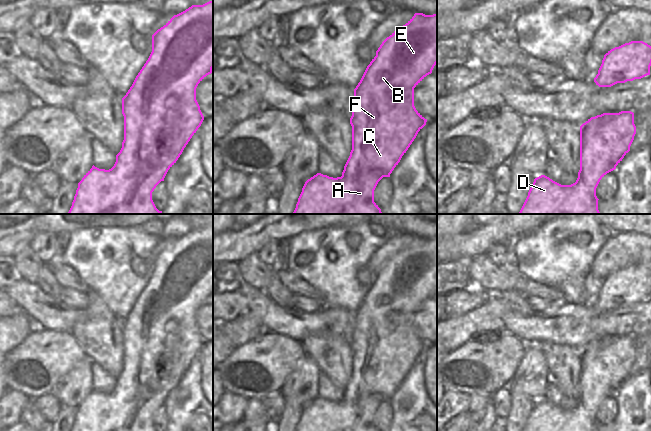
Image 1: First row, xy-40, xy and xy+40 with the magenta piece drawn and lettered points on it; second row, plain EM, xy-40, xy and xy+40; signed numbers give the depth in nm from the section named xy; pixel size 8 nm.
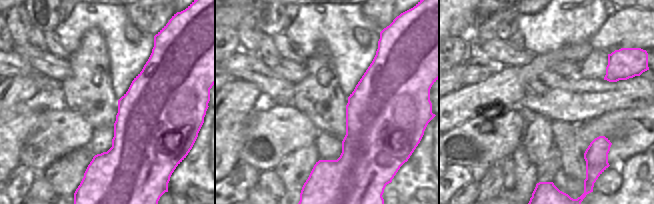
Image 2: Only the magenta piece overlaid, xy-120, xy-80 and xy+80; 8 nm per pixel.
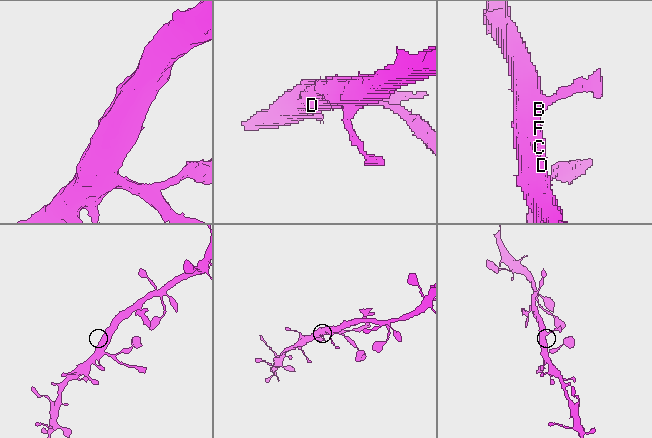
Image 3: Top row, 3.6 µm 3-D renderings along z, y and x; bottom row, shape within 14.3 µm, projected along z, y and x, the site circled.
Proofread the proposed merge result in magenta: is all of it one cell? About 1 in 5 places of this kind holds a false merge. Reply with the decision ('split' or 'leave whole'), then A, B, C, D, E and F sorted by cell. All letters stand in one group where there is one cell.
leave whole; groups A B C D E F

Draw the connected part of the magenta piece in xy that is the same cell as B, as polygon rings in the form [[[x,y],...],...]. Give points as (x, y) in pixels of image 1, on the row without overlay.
[[[415,237],[403,250],[387,261],[376,280],[367,290],[354,313],[354,332],[350,342],[352,350],[352,374],[341,401],[333,402],[317,397],[308,403],[298,422],[296,431],[378,431],[374,426],[374,414],[383,401],[390,401],[394,392],[406,377],[418,356],[426,349],[425,343],[414,330],[414,312],[437,288],[437,238]]]

